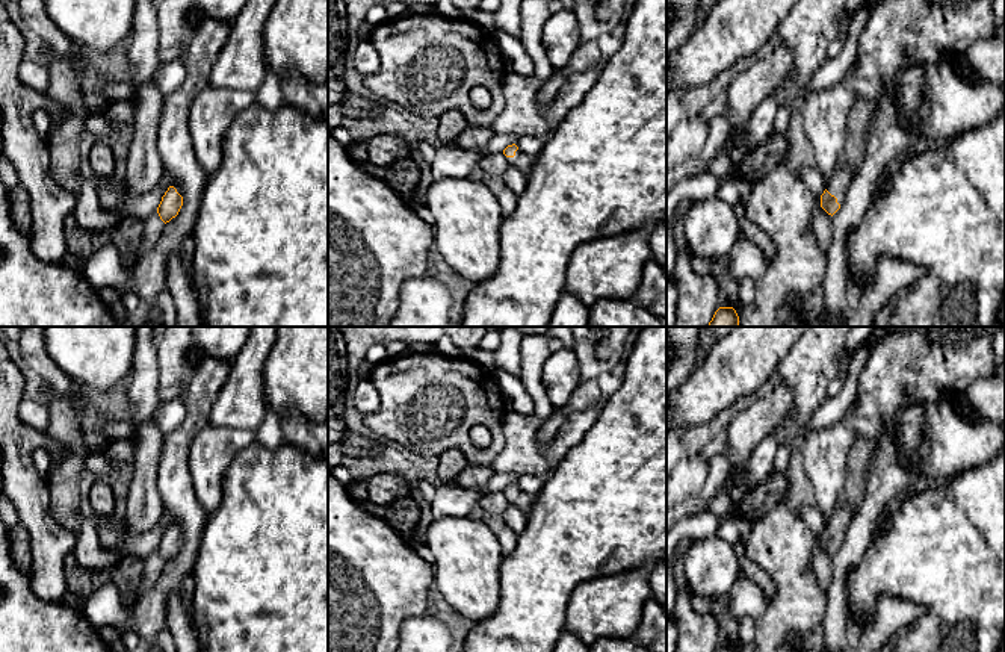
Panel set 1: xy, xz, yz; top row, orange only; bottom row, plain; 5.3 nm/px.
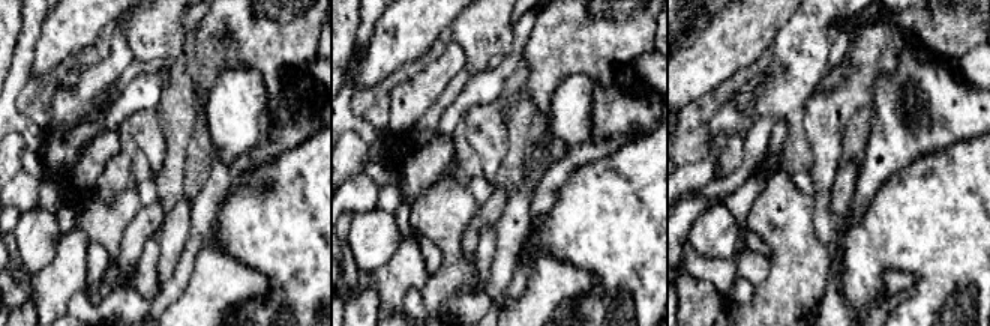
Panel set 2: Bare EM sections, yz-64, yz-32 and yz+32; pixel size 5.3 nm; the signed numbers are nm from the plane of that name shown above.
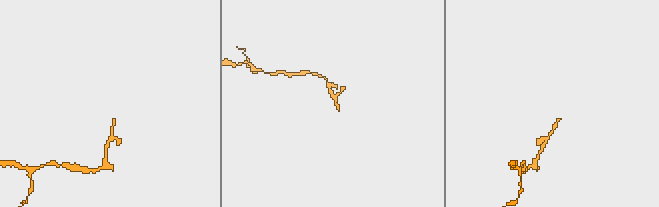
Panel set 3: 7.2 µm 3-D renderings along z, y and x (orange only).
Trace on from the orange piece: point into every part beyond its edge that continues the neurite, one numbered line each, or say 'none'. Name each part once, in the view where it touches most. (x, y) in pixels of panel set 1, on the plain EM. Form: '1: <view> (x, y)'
1: yz (839, 522)

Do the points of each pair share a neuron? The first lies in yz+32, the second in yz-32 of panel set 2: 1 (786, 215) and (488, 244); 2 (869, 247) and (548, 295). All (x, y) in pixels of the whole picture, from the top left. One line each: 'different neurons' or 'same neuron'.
1: different neurons
2: different neurons

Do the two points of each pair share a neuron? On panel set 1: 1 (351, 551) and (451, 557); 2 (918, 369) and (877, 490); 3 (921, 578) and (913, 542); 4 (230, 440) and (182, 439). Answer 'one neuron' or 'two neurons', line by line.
1: two neurons
2: two neurons
3: one neuron
4: two neurons

